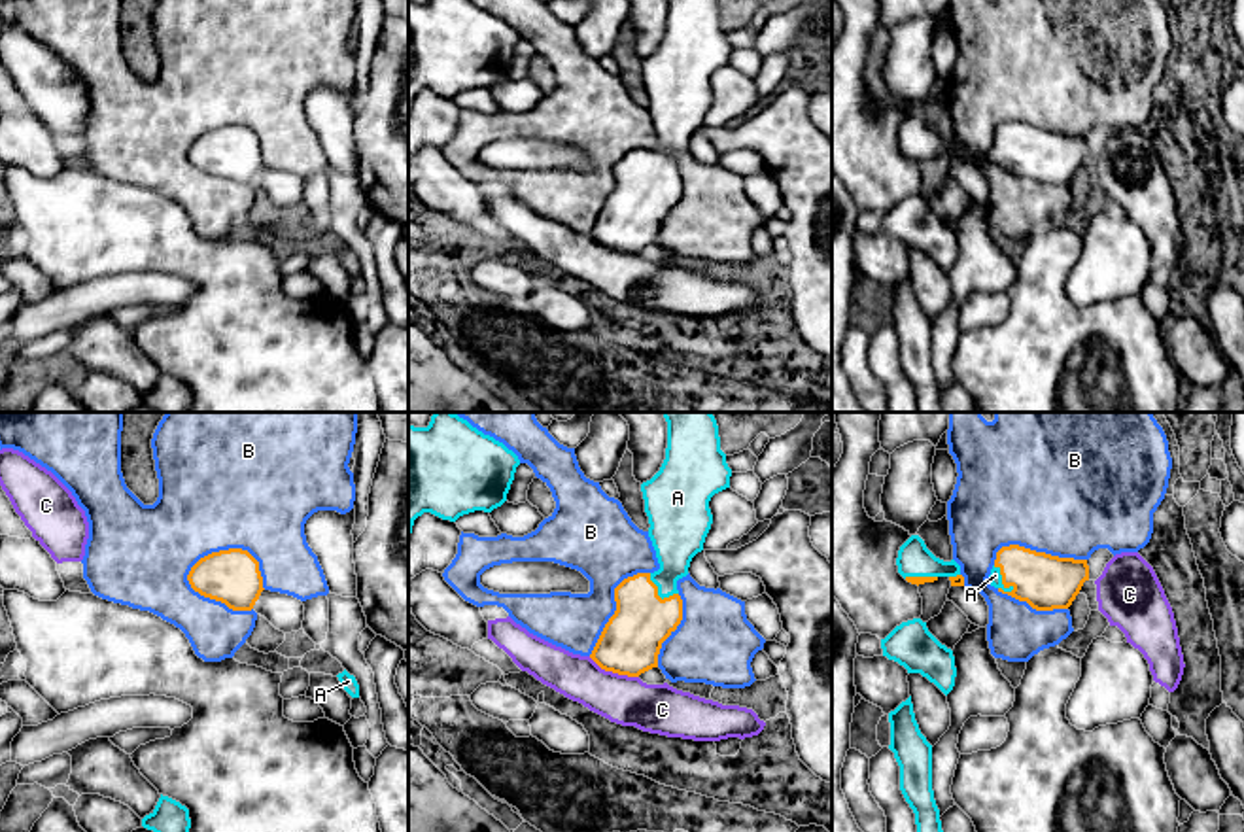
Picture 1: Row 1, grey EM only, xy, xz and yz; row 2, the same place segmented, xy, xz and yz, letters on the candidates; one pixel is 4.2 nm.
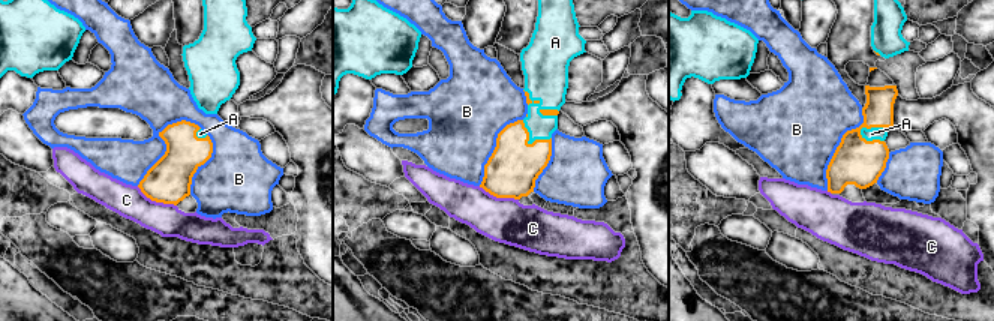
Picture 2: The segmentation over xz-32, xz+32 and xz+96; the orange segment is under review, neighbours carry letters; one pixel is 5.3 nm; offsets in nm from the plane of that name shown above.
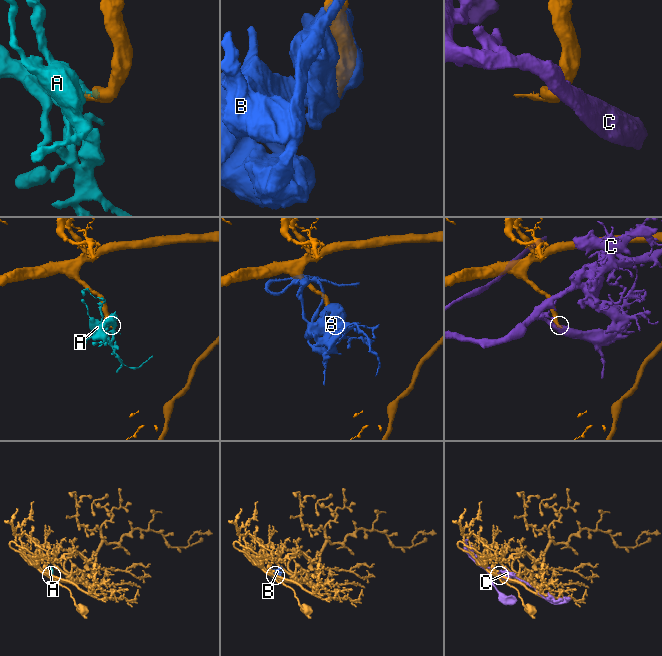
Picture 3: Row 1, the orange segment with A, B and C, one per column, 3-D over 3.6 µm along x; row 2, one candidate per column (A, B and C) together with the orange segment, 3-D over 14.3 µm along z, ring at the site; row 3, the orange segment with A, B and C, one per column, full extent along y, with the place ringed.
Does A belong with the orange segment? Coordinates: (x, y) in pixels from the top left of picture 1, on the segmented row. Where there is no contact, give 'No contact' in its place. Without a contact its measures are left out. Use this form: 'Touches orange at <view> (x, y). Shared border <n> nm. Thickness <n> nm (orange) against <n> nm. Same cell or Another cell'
Touches orange at yz (1002, 579). Shared border 140 nm. Thickness 240 nm (orange) against 50 nm. Same cell

